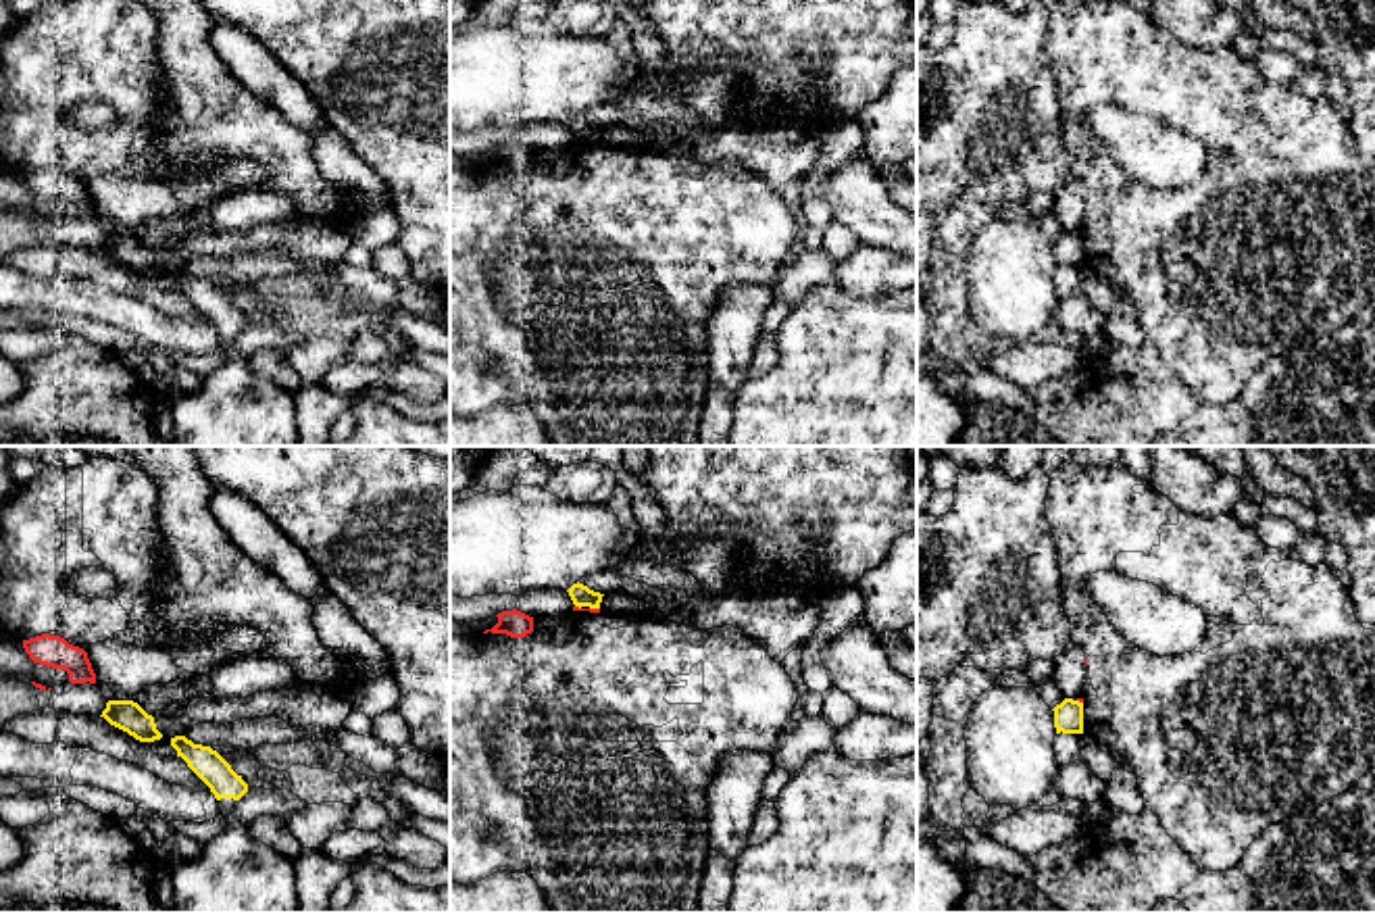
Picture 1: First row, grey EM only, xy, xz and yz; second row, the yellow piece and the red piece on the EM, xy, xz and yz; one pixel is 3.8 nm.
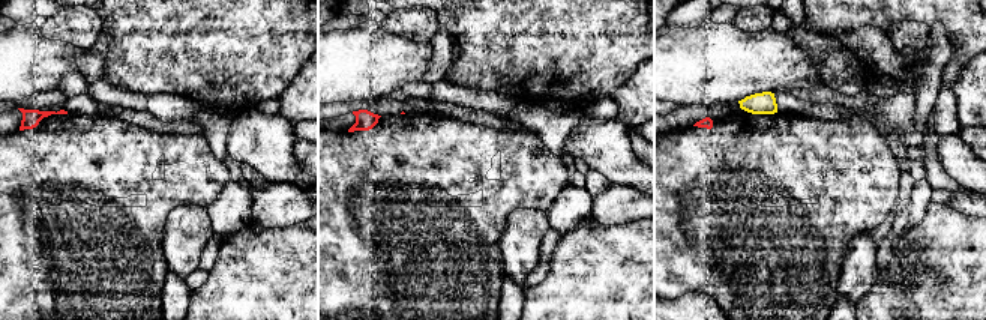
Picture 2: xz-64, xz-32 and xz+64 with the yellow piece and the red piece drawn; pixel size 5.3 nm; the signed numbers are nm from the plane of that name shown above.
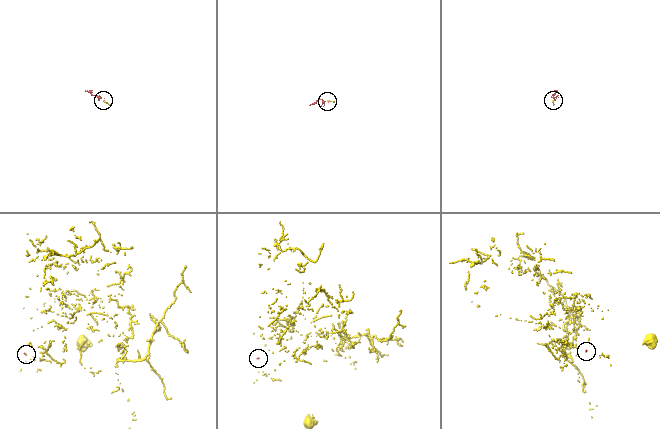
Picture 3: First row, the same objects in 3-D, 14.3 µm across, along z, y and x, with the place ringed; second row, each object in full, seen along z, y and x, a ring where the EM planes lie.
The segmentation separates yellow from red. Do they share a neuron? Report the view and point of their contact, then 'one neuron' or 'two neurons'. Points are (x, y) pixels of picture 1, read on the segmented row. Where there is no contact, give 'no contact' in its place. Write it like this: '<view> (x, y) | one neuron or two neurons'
xz (594, 607) | two neurons

